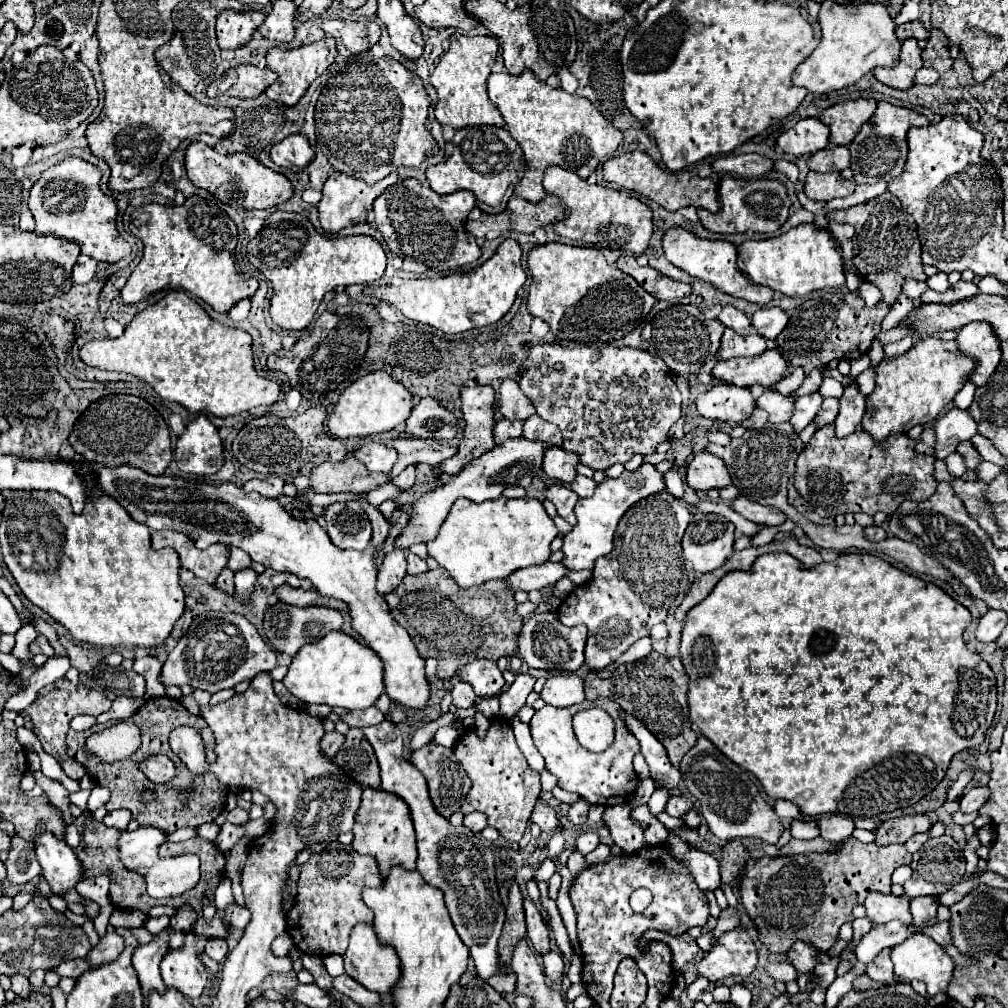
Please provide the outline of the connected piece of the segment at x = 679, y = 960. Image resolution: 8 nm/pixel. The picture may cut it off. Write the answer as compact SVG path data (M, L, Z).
M648 930L639 941L640 949L646 949L650 940L660 940L660 942L664 942L664 944L670 946L670 950L672 950L672 964L676 966L678 972L684 972L686 966L692 964L696 960L698 952L700 952L696 940L688 933L673 937L662 931Z

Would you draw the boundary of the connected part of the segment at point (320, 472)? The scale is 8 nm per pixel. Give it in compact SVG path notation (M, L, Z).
M348 456L340 462L324 462L316 466L310 474L310 486L322 494L336 492L368 492L376 490L382 484L392 482L392 478L384 472L368 472L360 460Z

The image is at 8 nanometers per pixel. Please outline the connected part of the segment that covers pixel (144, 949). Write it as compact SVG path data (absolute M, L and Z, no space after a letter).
M172 928L160 930L154 934L154 940L150 944L138 946L134 956L132 956L132 964L138 972L140 984L142 984L142 994L144 998L148 996L148 992L154 988L158 992L164 992L164 982L160 976L160 960L164 958L164 954L170 948L170 936L174 934Z

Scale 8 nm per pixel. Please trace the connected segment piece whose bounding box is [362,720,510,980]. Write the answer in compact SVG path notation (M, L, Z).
M390 720L382 724L370 726L362 730L370 740L376 758L380 762L382 784L380 788L400 796L412 812L416 838L418 838L418 862L416 868L428 880L428 884L438 886L444 892L448 912L460 934L462 942L470 948L470 956L474 960L476 972L480 978L490 980L492 976L506 976L510 968L500 964L500 956L496 956L496 944L504 924L504 906L498 896L496 874L494 874L494 854L488 848L490 844L484 842L480 836L470 832L468 828L450 824L448 818L440 816L428 796L428 786L424 776L416 768L406 768L408 762L402 758L402 734L398 726Z

